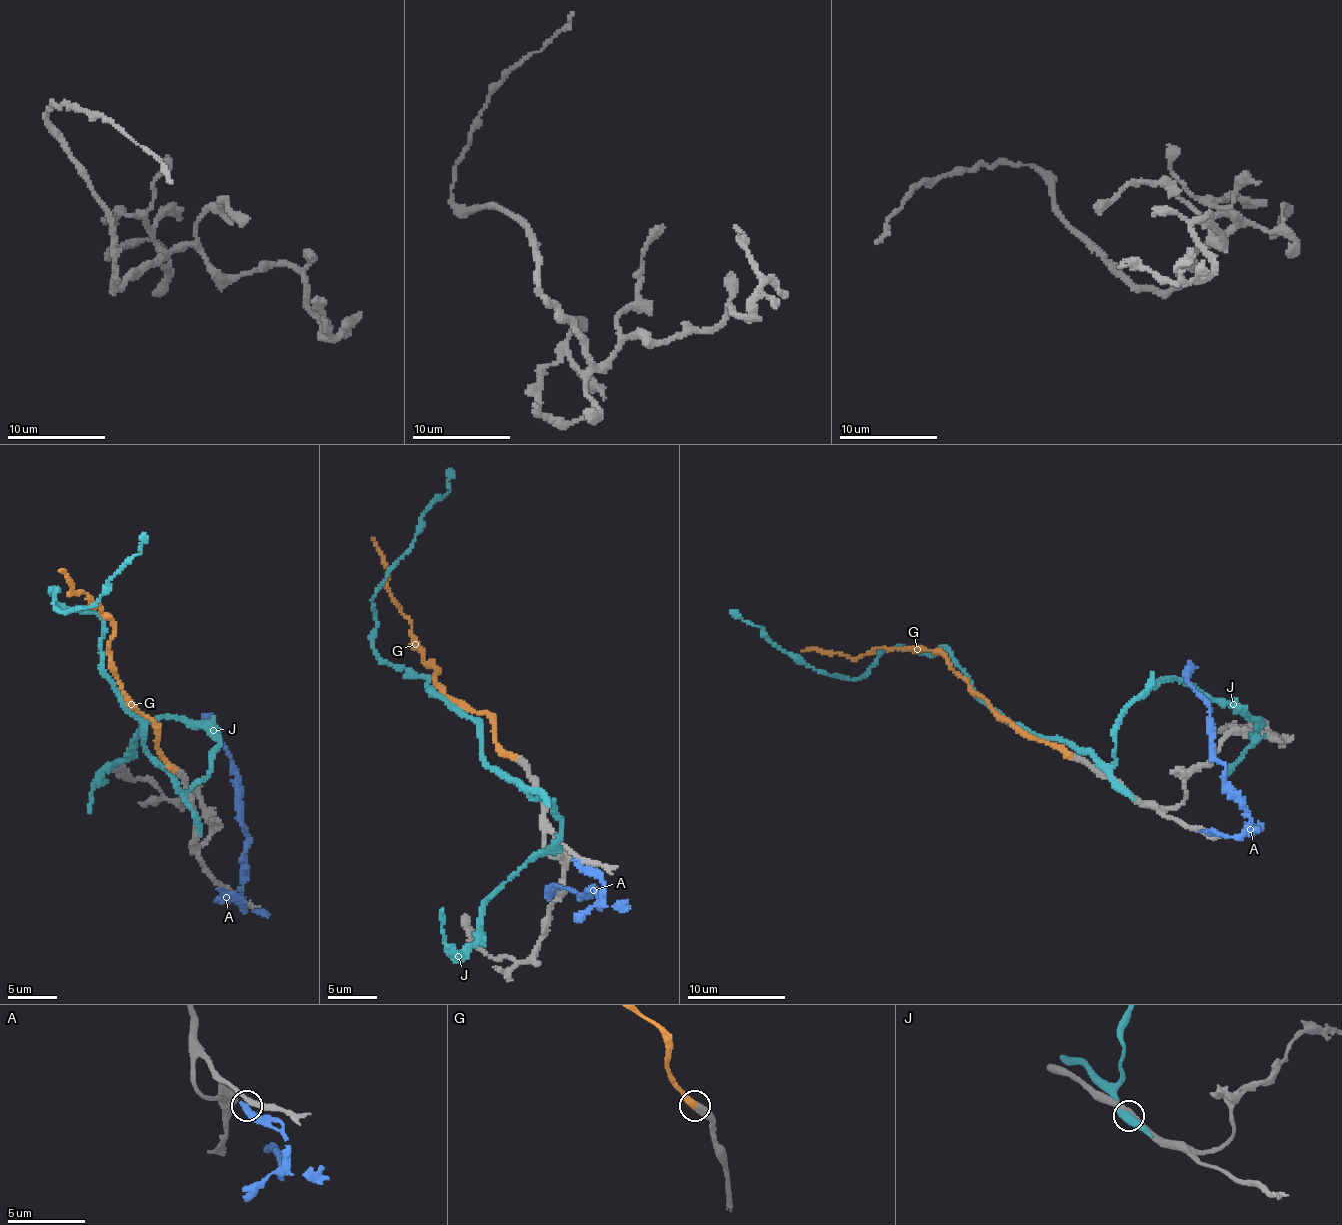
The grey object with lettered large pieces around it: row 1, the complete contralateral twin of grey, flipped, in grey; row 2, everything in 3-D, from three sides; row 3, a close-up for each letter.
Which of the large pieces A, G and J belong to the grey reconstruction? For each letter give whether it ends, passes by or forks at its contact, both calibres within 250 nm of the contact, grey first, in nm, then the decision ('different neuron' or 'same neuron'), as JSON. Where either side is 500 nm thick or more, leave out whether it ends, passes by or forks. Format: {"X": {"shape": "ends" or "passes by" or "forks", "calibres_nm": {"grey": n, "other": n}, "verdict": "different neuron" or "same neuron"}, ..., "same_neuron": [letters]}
{"A": {"shape": "ends", "calibres_nm": {"grey": 340, "other": 360}, "verdict": "different neuron"}, "G": {"calibres_nm": {"grey": 500, "other": 440}, "verdict": "same neuron"}, "J": {"shape": "passes by", "calibres_nm": {"grey": 320, "other": 440}, "verdict": "different neuron"}, "same_neuron": ["G"]}

